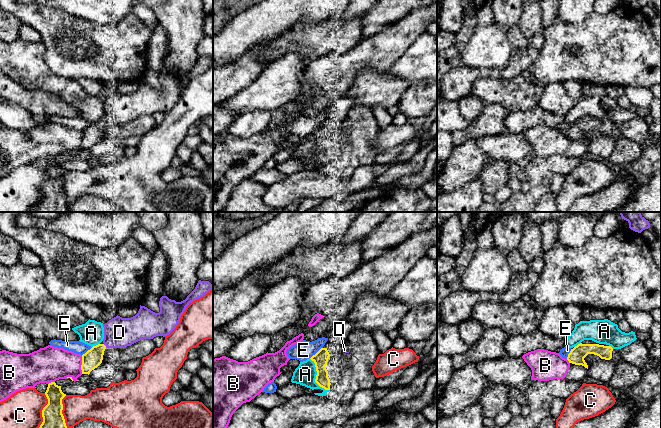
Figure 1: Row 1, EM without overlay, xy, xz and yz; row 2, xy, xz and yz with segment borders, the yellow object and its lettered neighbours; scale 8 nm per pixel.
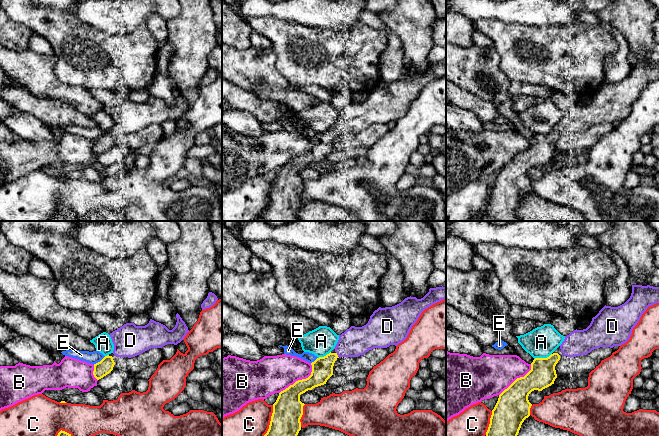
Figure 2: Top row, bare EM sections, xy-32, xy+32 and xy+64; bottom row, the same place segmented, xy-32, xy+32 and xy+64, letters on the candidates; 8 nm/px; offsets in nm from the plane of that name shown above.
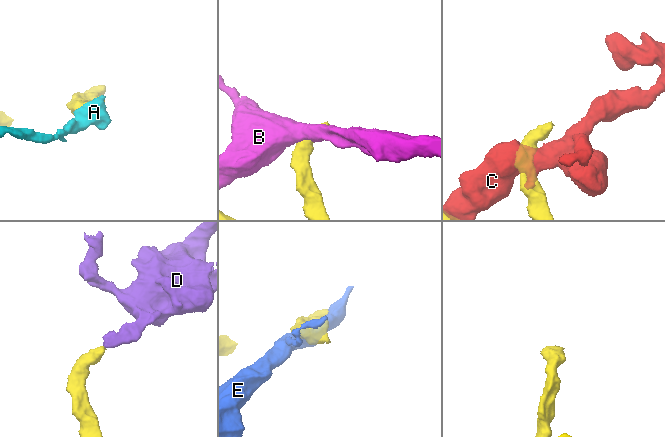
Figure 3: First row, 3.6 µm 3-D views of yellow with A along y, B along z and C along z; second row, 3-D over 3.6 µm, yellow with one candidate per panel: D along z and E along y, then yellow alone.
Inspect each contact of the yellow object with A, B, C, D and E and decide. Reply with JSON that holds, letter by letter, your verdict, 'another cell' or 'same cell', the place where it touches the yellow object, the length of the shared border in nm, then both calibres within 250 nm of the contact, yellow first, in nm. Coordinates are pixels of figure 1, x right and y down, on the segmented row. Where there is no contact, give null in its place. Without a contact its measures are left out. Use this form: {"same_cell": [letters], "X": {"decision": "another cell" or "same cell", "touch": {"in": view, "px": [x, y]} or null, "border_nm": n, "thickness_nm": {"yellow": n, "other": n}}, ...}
{"same_cell": ["D"], "A": {"decision": "another cell", "touch": {"in": "xz", "px": [316, 377]}, "border_nm": 300, "thickness_nm": {"yellow": 120, "other": 180}}, "B": {"decision": "another cell", "touch": {"in": "xy", "px": [82, 364]}, "border_nm": 150, "thickness_nm": {"yellow": 150, "other": 280}}, "C": {"decision": "another cell", "touch": {"in": "xy", "px": [42, 410]}, "border_nm": 280, "thickness_nm": {"yellow": 160, "other": 300}}, "D": {"decision": "same cell", "touch": {"in": "xy", "px": [105, 346]}, "border_nm": 40, "thickness_nm": {"yellow": 150, "other": 240}}, "E": {"decision": "another cell", "touch": {"in": "xz", "px": [317, 352]}, "border_nm": 140, "thickness_nm": {"yellow": 120, "other": 150}}}

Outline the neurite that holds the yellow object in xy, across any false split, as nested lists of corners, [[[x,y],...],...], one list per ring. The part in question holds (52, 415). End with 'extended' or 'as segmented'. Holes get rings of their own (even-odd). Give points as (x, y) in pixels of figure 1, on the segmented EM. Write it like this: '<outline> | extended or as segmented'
[[[55,382],[48,384],[45,395],[48,404],[42,410],[43,422],[39,428],[67,428],[62,414],[62,399],[66,396]]] | as segmented

